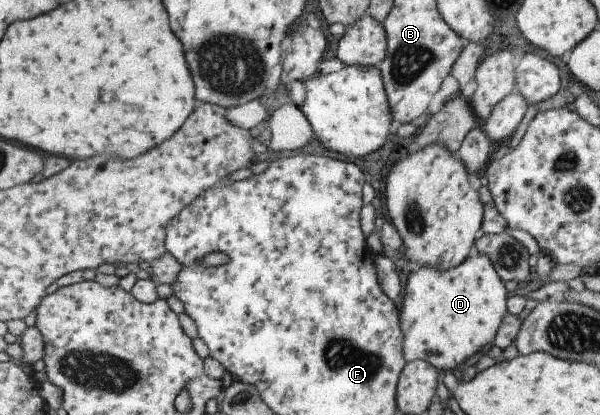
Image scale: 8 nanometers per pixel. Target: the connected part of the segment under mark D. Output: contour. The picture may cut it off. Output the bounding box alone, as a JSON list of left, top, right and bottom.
[398,255,507,372]

